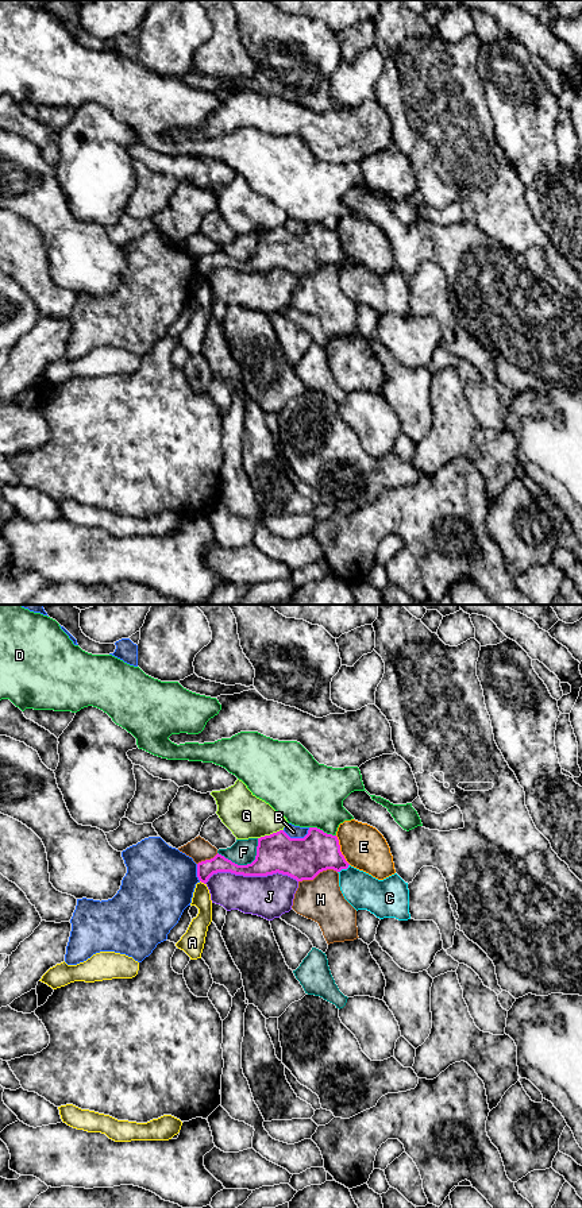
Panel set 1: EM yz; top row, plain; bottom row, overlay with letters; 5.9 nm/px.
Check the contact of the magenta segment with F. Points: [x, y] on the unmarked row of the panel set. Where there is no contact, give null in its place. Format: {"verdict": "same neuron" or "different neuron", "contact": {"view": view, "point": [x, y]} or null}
{"verdict": "different neuron", "contact": {"view": "yz", "point": [247, 259]}}

